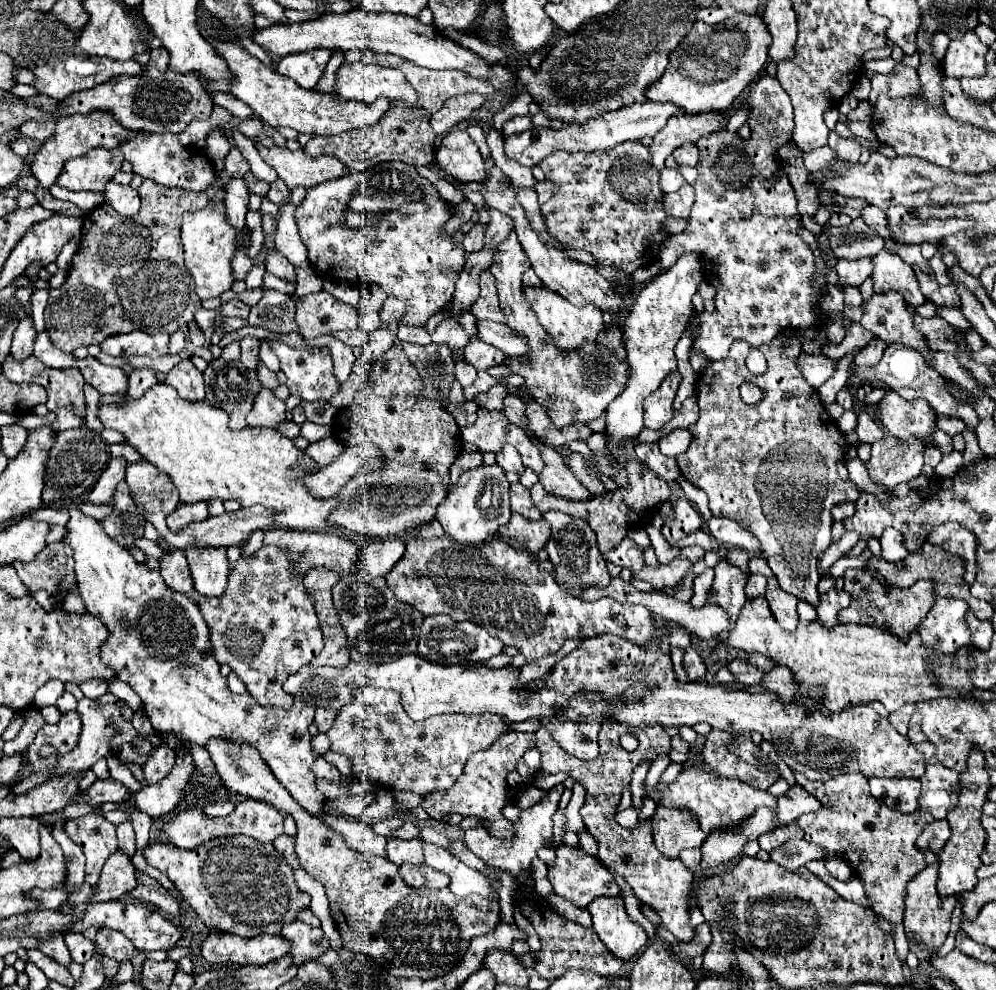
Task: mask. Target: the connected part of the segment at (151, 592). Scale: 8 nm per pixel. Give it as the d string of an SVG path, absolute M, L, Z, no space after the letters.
M67 506L67 512L71 518L67 522L69 532L63 540L75 552L73 558L75 558L75 578L79 584L79 594L87 606L87 612L99 616L99 620L103 620L103 624L111 632L109 640L101 648L101 660L115 670L119 680L127 682L141 696L143 710L149 716L153 728L159 732L173 732L199 746L205 746L209 738L231 738L237 742L249 742L253 748L261 752L263 760L269 764L275 778L289 790L289 794L311 816L319 818L333 832L337 832L345 840L347 848L355 852L373 852L377 856L387 858L385 854L387 838L377 836L367 822L357 818L343 818L341 814L329 816L325 812L325 796L317 790L315 774L311 770L311 766L317 760L317 754L311 748L311 734L307 732L307 726L313 722L317 708L297 700L291 710L279 710L275 706L261 706L249 692L233 694L227 688L227 678L221 676L219 664L213 658L209 628L199 608L187 596L167 588L159 570L149 570L145 564L137 564L131 552L127 548L121 548L115 540L111 540L103 532L97 520L85 516L75 506Z

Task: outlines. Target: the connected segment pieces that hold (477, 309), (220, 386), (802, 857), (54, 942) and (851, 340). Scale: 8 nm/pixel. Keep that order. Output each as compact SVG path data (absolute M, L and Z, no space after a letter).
M491 272L481 274L481 294L473 302L471 312L477 320L493 320L493 322L507 322L499 307L495 278Z
M223 360L209 362L205 370L205 400L229 414L229 426L243 430L245 418L253 408L255 396L261 390L261 382L255 370L241 372L227 366Z
M793 838L793 840L789 840L787 844L771 850L769 856L771 856L771 860L777 862L779 866L795 872L797 868L805 866L805 862L809 862L809 860L823 860L823 858L825 858L825 852L823 852L823 848L817 846L817 844L811 844L811 842L807 842L807 840Z
M55 936L55 938L49 938L49 940L39 940L39 946L37 946L43 954L55 958L57 962L61 962L63 966L69 966L71 964L71 956L67 952L67 946L63 942L63 936Z
M859 322L857 324L851 324L851 330L847 332L847 336L843 338L843 342L839 346L833 346L833 344L825 344L823 346L823 354L827 354L829 358L843 358L847 352L859 348L861 344L867 344L873 336L869 332L865 332Z

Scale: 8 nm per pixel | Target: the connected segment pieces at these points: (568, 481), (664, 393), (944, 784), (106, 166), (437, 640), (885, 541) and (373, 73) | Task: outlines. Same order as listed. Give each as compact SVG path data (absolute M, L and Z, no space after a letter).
M537 444L537 448L545 460L545 470L539 474L539 482L547 492L571 502L587 502L595 496L573 476L573 472L569 472L569 468L565 468L563 458L555 448L545 448L543 444Z
M675 370L671 372L663 384L651 392L651 396L645 398L643 402L643 410L645 410L645 426L651 430L661 430L663 428L663 418L671 416L671 406L673 406L673 398L675 392L681 384L681 374Z
M933 756L927 764L925 774L921 776L921 784L923 788L919 796L919 806L931 812L935 818L945 818L959 798L959 774L939 764L939 760Z
M93 148L85 156L67 160L63 172L57 178L57 184L73 192L103 192L105 184L113 180L117 170L121 170L121 162L123 154L119 148Z
M447 614L441 616L427 616L421 628L419 636L419 646L417 654L423 656L425 660L439 662L439 664L475 664L481 660L487 660L491 656L497 656L505 650L505 644L491 636L485 628L471 624L471 622L457 622Z
M887 528L881 536L881 556L885 560L891 560L891 562L899 562L903 560L909 552L903 548L903 542L901 542L901 534L895 530L895 528Z
M353 62L353 64L343 64L337 74L335 74L335 92L345 98L345 100L361 100L365 104L373 104L377 98L387 98L391 102L409 102L417 104L417 92L407 84L403 72L397 68L385 68L377 64L365 64L365 62Z

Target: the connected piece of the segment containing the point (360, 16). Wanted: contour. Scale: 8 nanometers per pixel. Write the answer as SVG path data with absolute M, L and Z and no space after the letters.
M355 8L345 14L333 14L327 12L315 20L299 22L299 24L275 24L263 30L253 30L251 34L253 42L259 44L265 52L271 52L279 58L287 54L307 52L315 48L327 48L327 50L373 50L381 54L395 54L405 60L415 62L417 66L431 68L431 70L463 70L475 78L487 78L493 82L497 90L507 90L513 80L513 70L507 66L487 66L481 56L475 52L455 44L453 40L441 36L433 26L421 24L413 16L405 14L375 14L375 12L363 12L361 8Z

